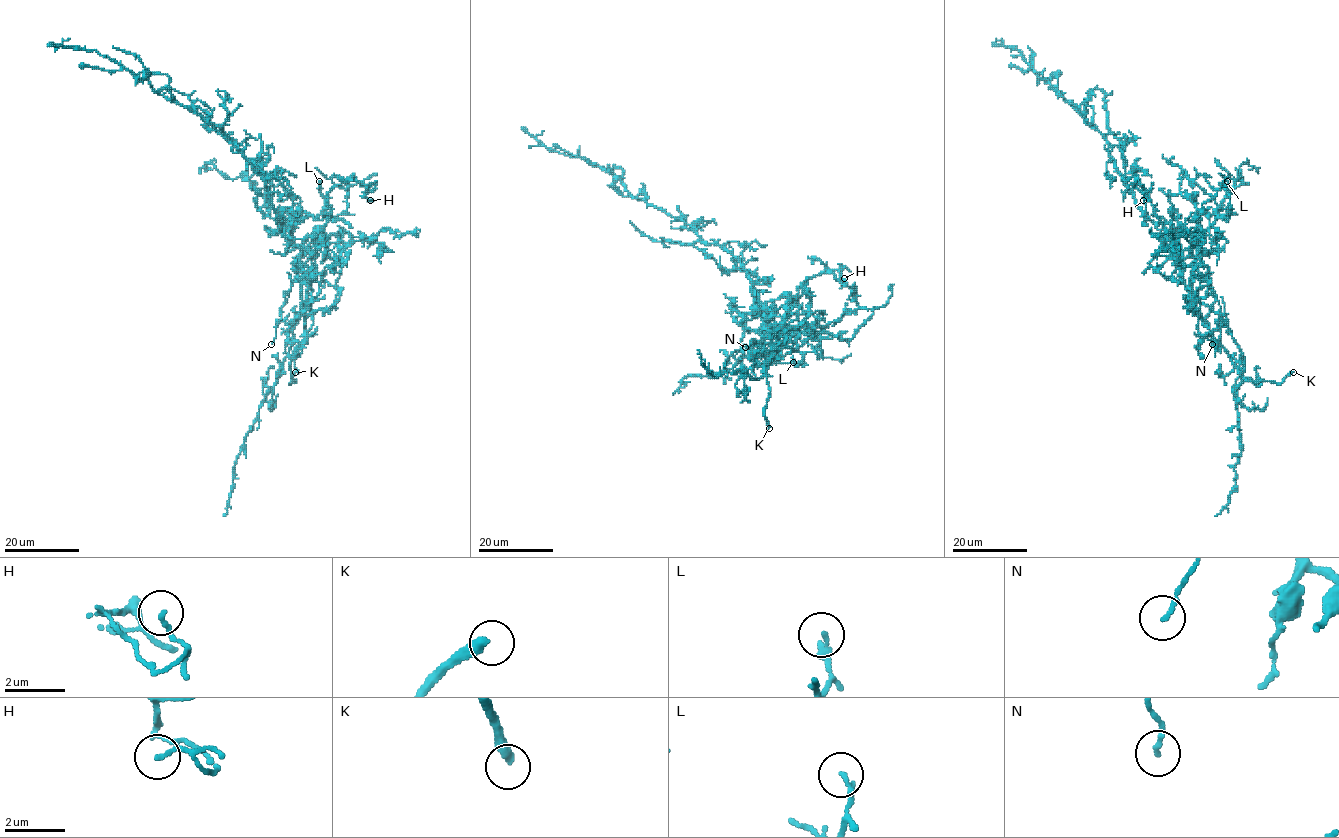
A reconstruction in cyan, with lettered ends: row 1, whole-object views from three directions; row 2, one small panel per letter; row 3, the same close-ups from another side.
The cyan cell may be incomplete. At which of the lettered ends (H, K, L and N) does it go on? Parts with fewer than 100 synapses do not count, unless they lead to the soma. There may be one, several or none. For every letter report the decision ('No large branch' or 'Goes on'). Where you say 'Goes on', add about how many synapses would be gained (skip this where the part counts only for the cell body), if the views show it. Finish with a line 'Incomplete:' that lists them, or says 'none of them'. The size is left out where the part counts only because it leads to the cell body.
H: No large branch
K: Goes on
L: No large branch
N: No large branch
Incomplete: K

